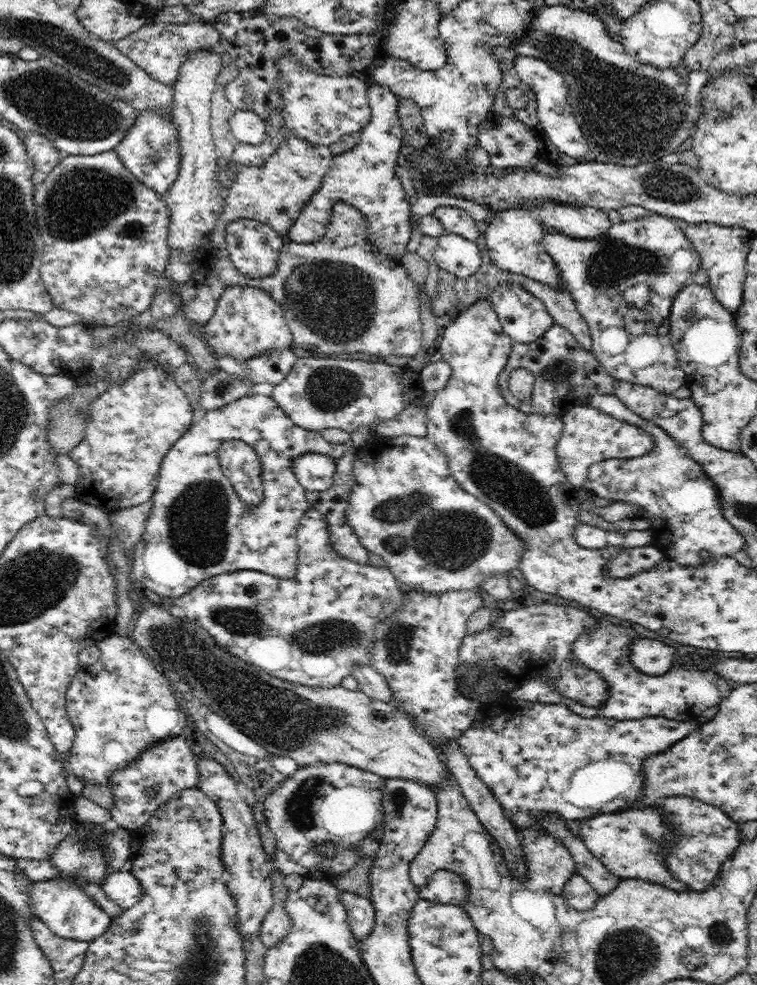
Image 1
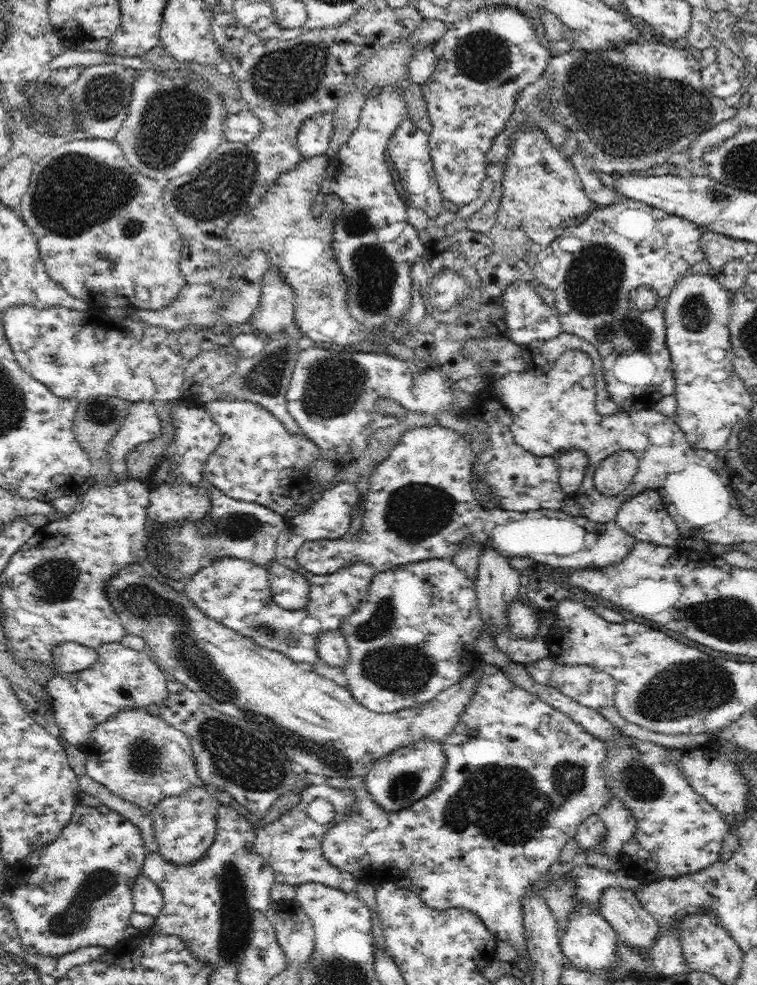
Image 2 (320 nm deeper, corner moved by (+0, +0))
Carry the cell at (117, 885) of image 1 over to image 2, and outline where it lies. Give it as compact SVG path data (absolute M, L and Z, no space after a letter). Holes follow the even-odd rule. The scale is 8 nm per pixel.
M140 874L136 877L134 884L131 886L131 891L134 910L157 917L162 908L164 908L160 888L146 875Z

